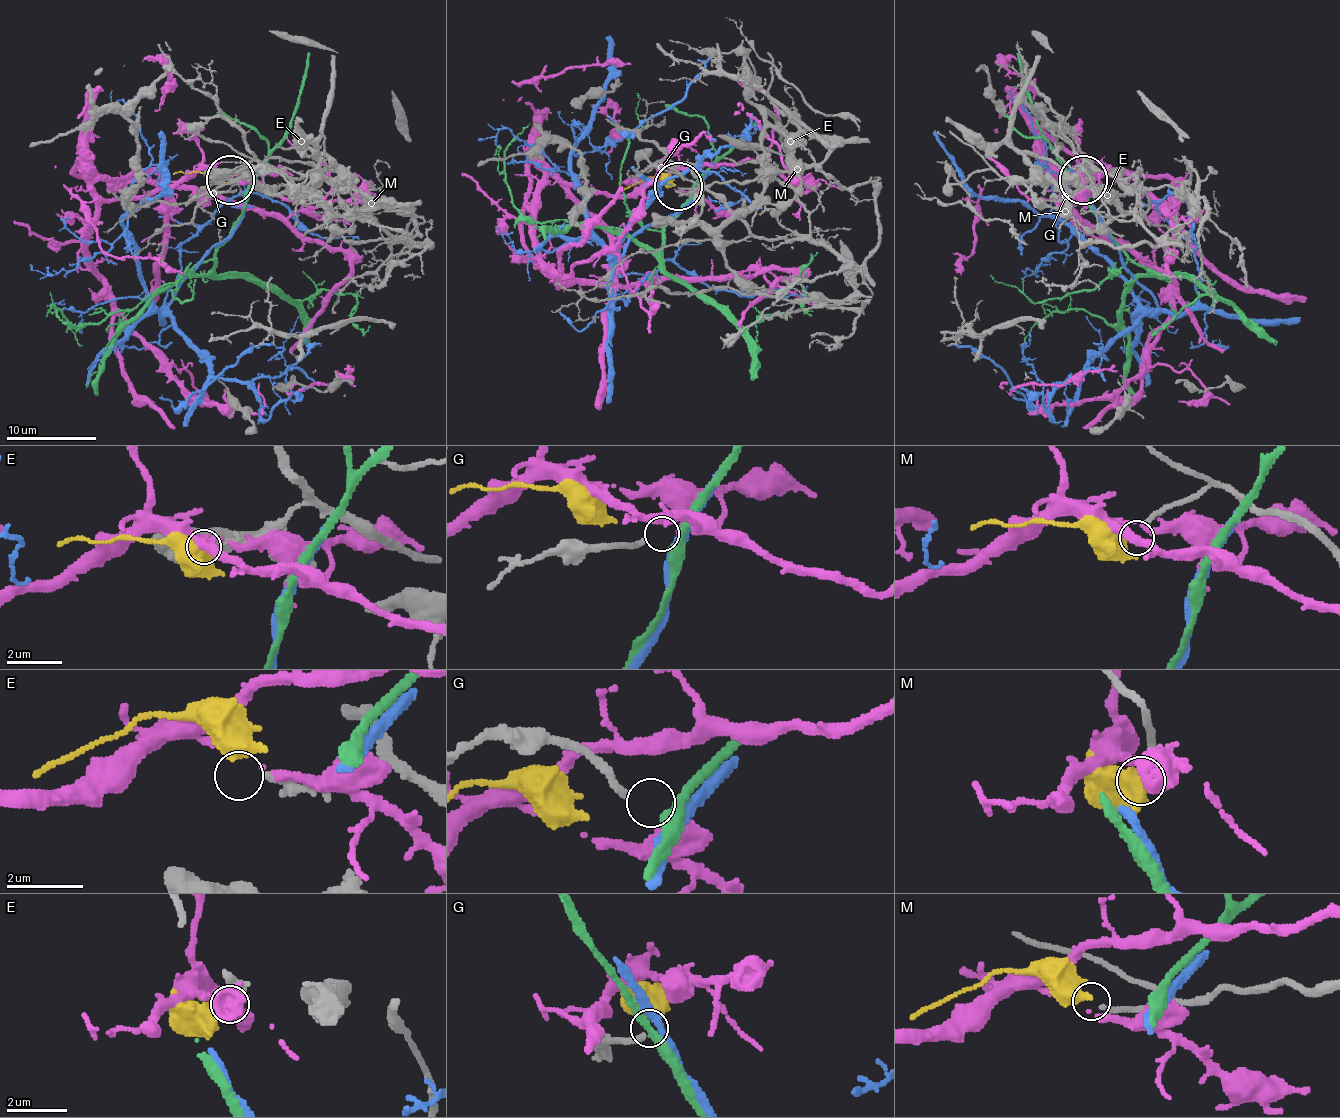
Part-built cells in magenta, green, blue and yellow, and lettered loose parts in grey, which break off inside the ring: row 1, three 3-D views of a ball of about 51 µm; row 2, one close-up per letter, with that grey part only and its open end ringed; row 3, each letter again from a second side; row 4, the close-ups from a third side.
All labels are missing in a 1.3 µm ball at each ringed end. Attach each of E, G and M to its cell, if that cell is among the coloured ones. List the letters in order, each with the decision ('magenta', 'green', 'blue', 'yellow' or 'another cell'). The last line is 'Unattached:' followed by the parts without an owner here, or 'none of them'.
E: another cell
G: green
M: yellow
Unattached: E

